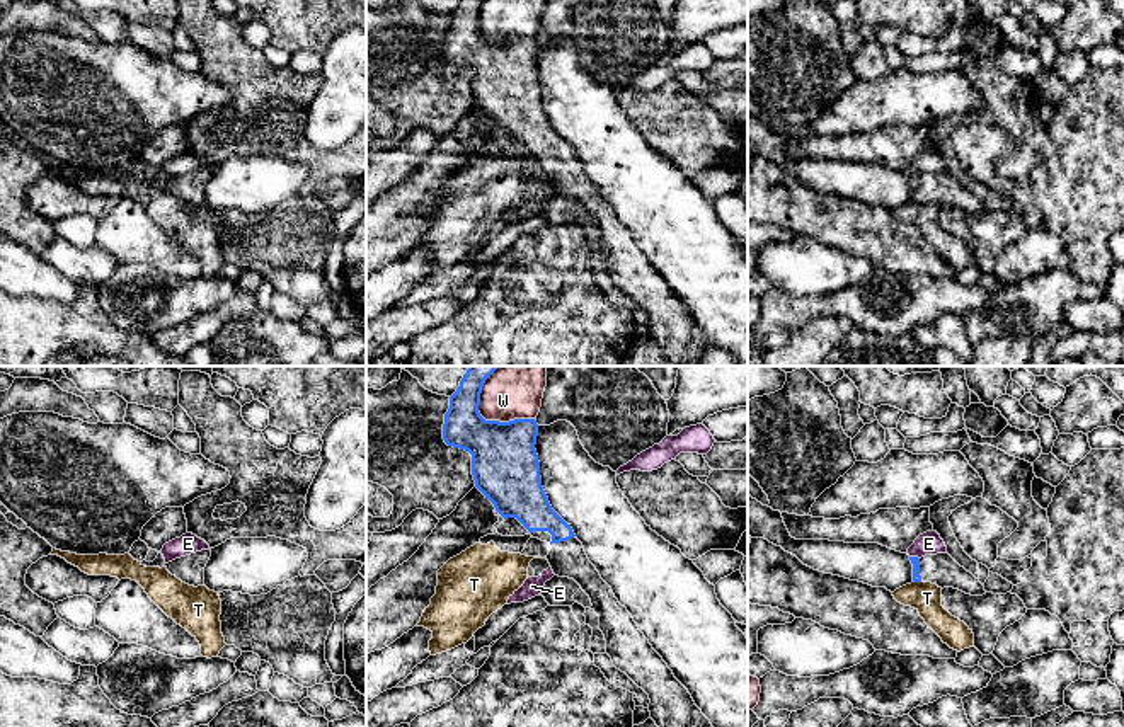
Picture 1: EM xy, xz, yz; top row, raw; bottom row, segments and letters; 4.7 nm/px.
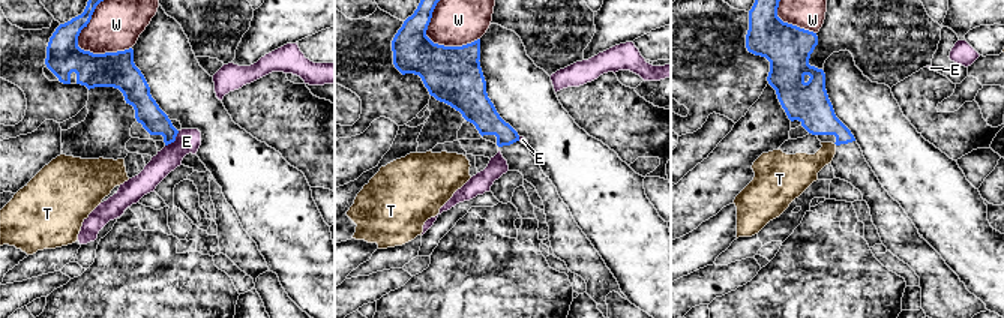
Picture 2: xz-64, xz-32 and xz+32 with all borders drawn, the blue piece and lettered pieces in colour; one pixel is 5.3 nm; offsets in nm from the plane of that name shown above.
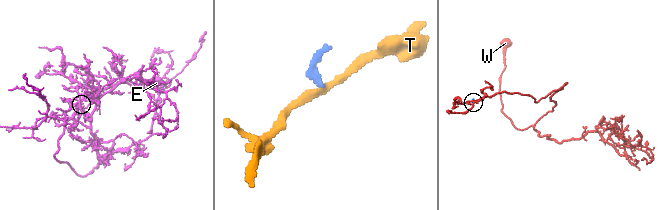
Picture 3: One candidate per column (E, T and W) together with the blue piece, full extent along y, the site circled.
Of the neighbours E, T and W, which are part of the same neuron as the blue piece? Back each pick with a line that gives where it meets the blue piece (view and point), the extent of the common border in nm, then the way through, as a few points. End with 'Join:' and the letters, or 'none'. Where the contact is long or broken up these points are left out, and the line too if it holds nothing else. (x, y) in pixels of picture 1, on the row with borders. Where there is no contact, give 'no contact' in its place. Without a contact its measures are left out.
Join: none

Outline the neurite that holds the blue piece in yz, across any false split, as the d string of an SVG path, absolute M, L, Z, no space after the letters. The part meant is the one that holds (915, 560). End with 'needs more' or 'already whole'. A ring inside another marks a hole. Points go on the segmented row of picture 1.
M949 553L909 557L913 582L932 582L938 587L954 587L971 596L986 594L984 586L971 572L961 567Z; needs more

